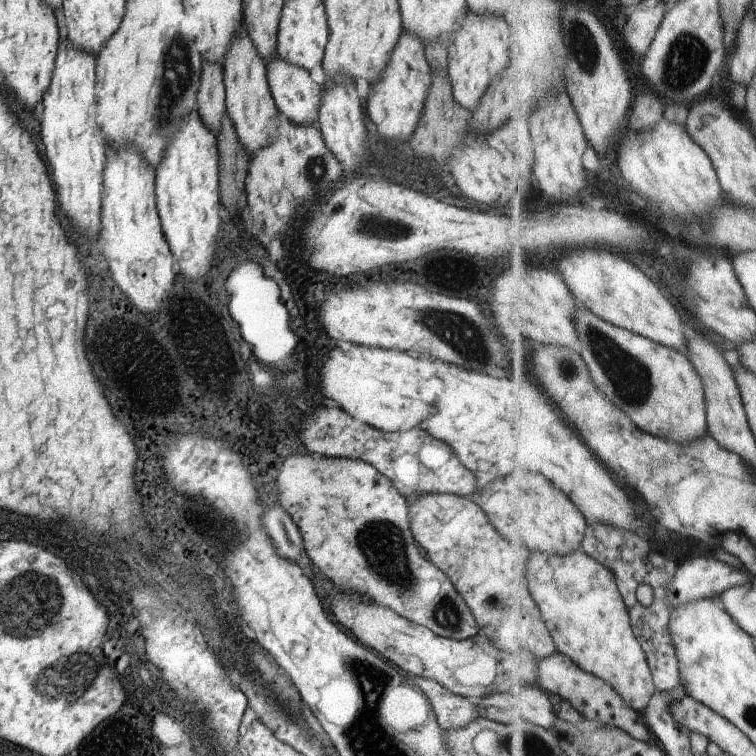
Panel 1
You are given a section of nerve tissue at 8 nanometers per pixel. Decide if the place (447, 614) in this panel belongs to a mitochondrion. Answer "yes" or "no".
yes

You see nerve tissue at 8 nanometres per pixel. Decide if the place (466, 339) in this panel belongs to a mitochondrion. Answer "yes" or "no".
yes

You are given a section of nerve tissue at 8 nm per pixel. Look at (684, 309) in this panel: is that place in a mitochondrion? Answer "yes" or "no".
no

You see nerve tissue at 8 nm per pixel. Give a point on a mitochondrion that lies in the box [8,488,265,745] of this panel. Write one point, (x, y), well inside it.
(66, 679)

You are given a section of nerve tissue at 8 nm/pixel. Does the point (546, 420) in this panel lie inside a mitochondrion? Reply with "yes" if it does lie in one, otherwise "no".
no

